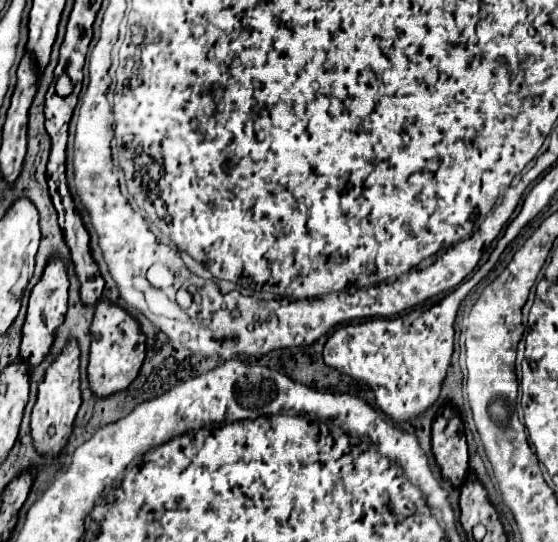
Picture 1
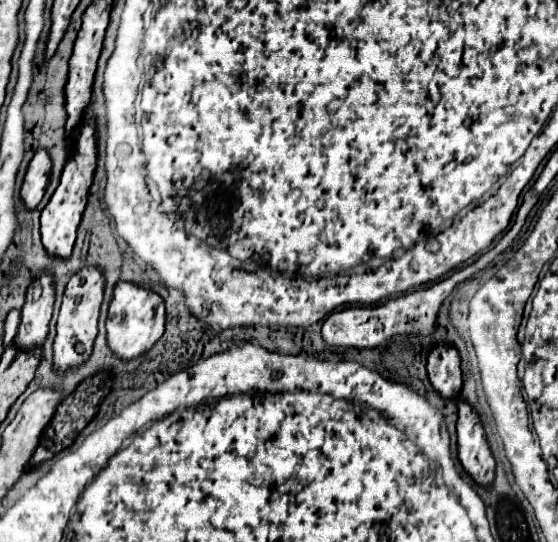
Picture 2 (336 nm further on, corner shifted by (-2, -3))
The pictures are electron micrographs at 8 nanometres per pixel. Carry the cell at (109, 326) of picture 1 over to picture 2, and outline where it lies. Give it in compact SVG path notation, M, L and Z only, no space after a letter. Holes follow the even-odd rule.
M118 281L114 295L110 299L108 319L106 319L106 333L108 333L108 347L110 351L124 359L136 359L144 355L164 333L164 299L152 291L136 287L128 281Z

